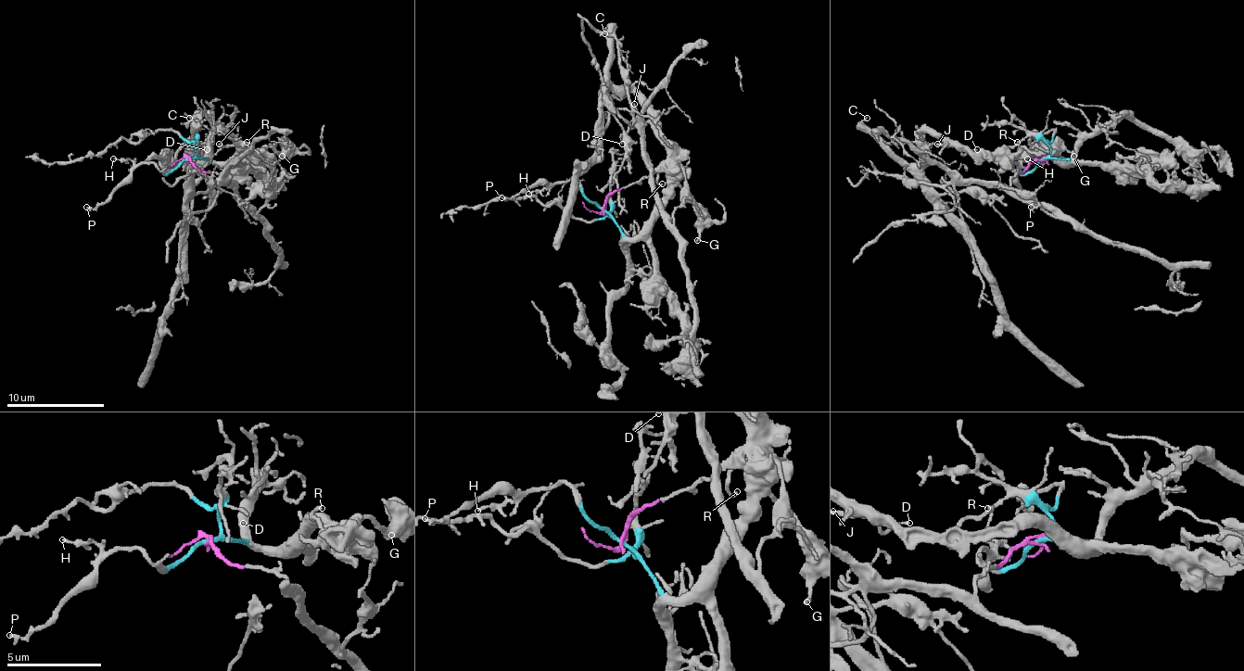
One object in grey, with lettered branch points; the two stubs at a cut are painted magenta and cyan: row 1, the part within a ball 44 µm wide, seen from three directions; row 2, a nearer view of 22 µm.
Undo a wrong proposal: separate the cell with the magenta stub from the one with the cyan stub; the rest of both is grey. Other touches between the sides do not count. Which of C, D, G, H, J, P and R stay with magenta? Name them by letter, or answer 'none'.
none

